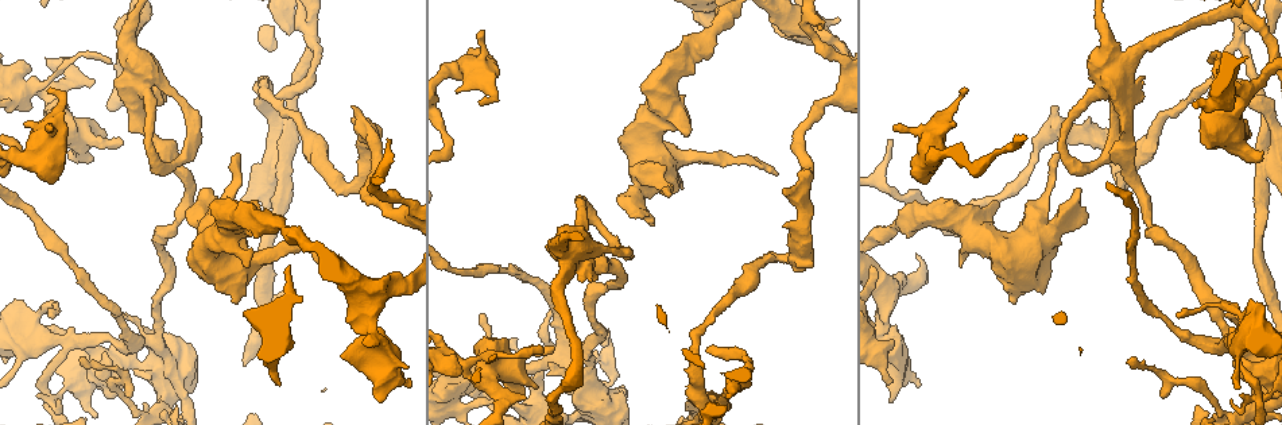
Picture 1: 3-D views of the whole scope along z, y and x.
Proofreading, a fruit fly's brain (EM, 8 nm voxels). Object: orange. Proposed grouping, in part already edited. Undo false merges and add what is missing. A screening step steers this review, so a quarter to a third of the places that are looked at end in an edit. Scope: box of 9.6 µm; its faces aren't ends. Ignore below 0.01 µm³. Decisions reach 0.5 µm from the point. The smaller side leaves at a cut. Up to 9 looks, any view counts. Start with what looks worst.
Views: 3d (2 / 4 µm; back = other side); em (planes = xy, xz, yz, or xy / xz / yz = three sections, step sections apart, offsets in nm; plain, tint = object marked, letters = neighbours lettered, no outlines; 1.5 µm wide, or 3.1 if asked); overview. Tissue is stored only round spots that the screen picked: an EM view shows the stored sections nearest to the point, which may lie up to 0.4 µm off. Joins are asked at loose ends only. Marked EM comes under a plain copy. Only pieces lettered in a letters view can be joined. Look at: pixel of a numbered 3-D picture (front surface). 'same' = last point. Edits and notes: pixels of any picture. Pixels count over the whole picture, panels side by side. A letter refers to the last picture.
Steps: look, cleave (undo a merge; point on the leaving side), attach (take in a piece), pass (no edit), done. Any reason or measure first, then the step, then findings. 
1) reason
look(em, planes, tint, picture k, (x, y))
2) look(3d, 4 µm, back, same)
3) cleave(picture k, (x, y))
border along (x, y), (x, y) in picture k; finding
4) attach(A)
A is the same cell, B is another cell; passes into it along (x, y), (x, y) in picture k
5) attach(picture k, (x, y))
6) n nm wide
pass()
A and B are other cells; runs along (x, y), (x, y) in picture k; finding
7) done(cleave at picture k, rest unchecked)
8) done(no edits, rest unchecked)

thick turns thin
look(3d, 4 µm, picture 1, (890, 335))

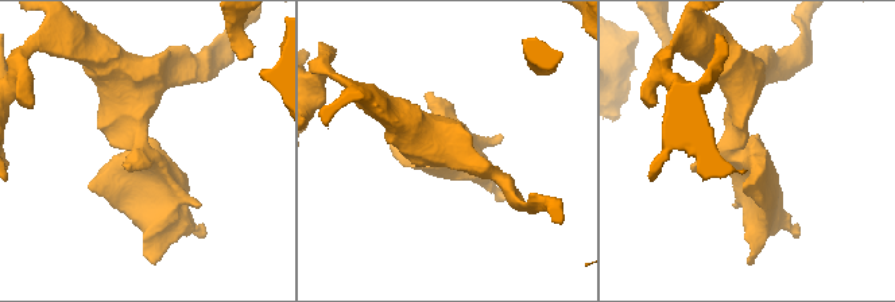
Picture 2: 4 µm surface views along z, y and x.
look(em, planes, letters, picture 2, (755, 155))

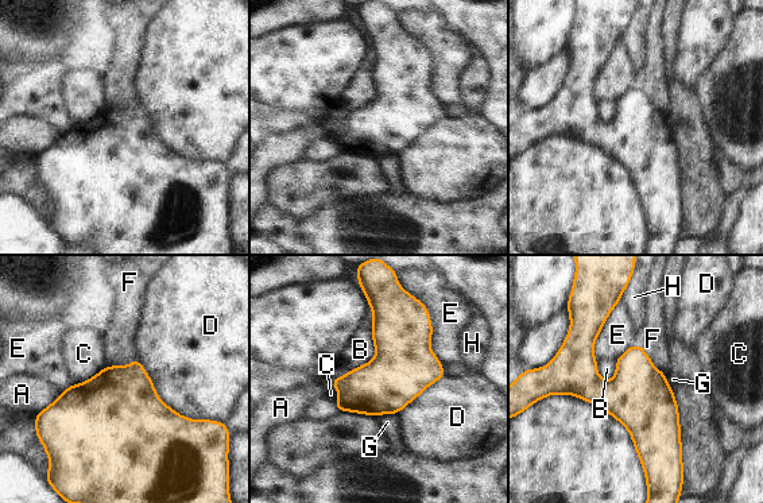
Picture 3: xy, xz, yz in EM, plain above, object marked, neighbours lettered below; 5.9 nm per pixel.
pass()
A, B, C, D, E, F, G and H are other cells; border along (368, 304), (375, 356), (347, 371) in picture 3; continuous, no second neuron

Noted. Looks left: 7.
branch stops here
look(3d, 4 µm, picture 1, (777, 175))

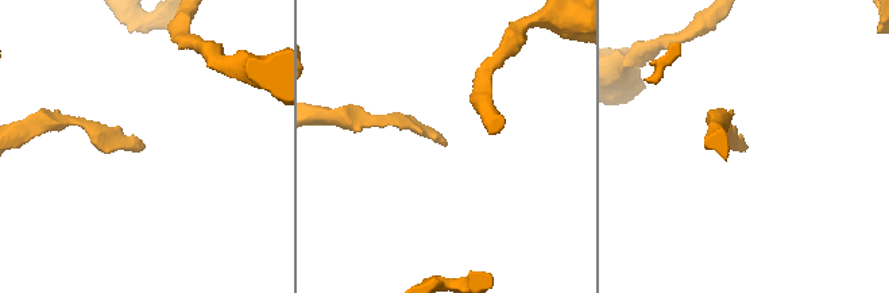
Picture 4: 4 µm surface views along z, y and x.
need the tissue
look(em, xy, step 4, letters, picture 4, (141, 148))

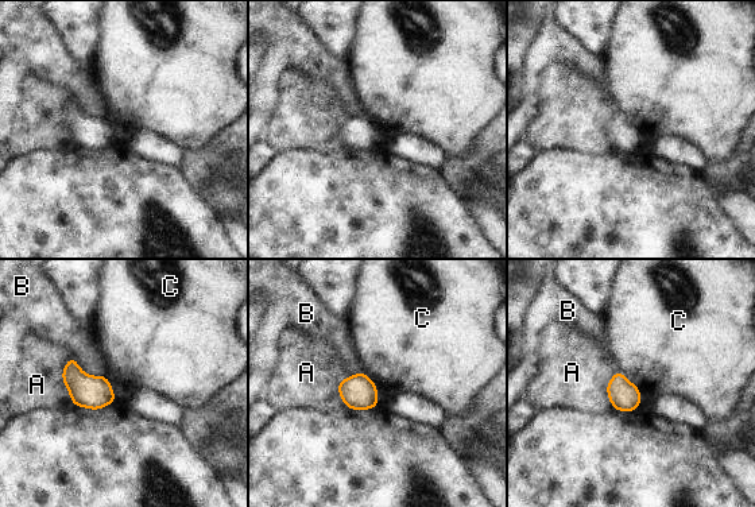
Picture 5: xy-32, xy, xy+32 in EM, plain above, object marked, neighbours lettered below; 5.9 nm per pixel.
pass()
A, B and C are other cells; border along (70, 355), (62, 382), (74, 405) in picture 5; none of them fits

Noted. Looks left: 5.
branch stops here
look(em, planes, letters, picture 1, (388, 142))

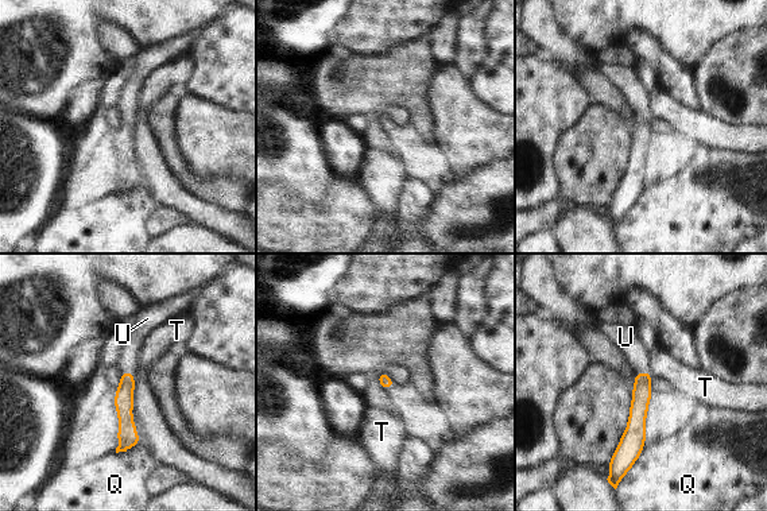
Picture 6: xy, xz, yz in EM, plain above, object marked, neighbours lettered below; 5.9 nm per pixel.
attach(U)
U is the same cell, Q and T are other cells; passes into it along (642, 388), (642, 372), (626, 337) in picture 6; it goes on there

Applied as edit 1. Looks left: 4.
done(attach at picture 6, rest unchecked)

